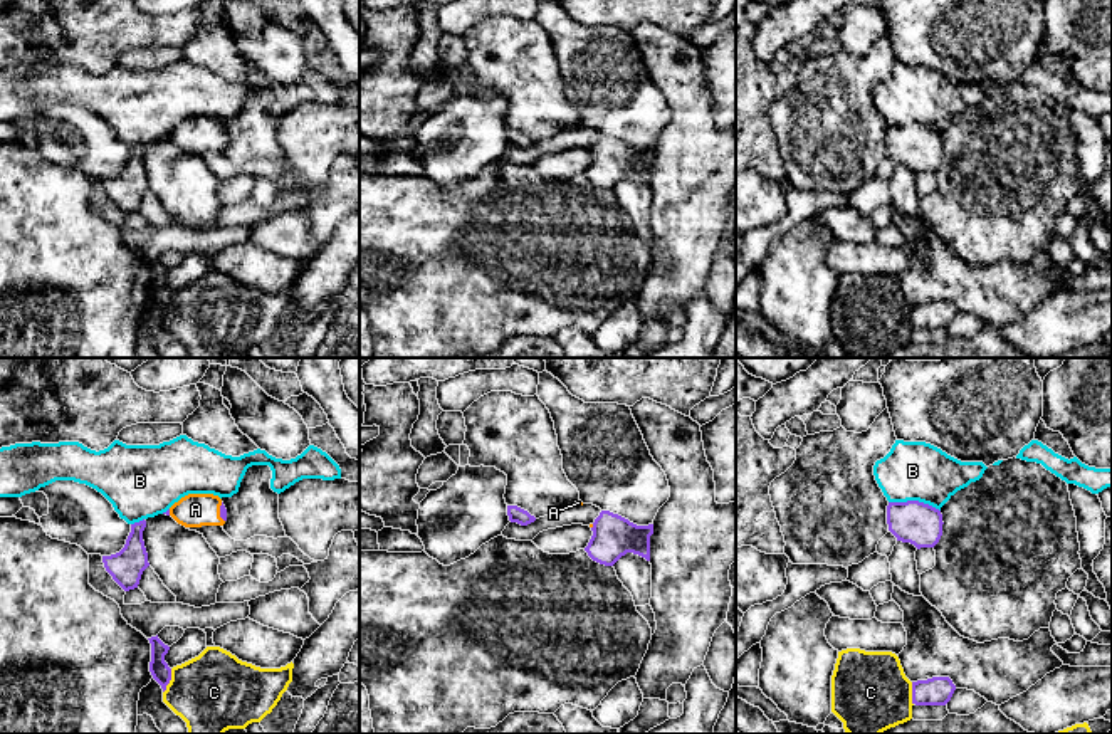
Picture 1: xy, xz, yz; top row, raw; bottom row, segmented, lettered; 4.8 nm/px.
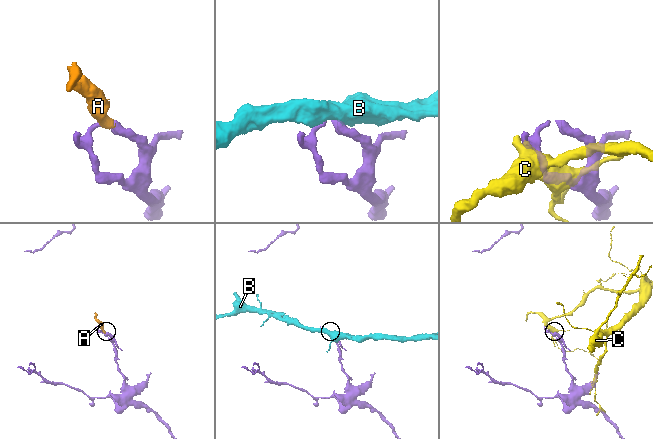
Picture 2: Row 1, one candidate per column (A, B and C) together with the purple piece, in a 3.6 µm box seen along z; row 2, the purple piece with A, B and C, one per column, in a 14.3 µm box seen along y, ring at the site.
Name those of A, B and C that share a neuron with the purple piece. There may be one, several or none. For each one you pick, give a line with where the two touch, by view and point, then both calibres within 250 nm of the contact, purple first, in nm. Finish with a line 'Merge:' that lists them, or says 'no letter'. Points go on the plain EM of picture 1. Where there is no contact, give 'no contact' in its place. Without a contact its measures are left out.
A: xy (220, 136) | 30/160 nm
Merge: A

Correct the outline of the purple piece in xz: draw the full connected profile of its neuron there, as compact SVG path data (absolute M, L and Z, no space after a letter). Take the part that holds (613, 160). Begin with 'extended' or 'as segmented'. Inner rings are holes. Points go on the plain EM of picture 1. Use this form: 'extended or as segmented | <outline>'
as segmented | M601 134L591 155L593 160L585 175L593 185L613 190L627 176L638 178L650 185L653 148L637 149L618 138Z

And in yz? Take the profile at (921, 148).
as segmented | M907 124L889 126L887 148L897 165L921 173L934 171L939 166L944 146L939 133L919 124Z

